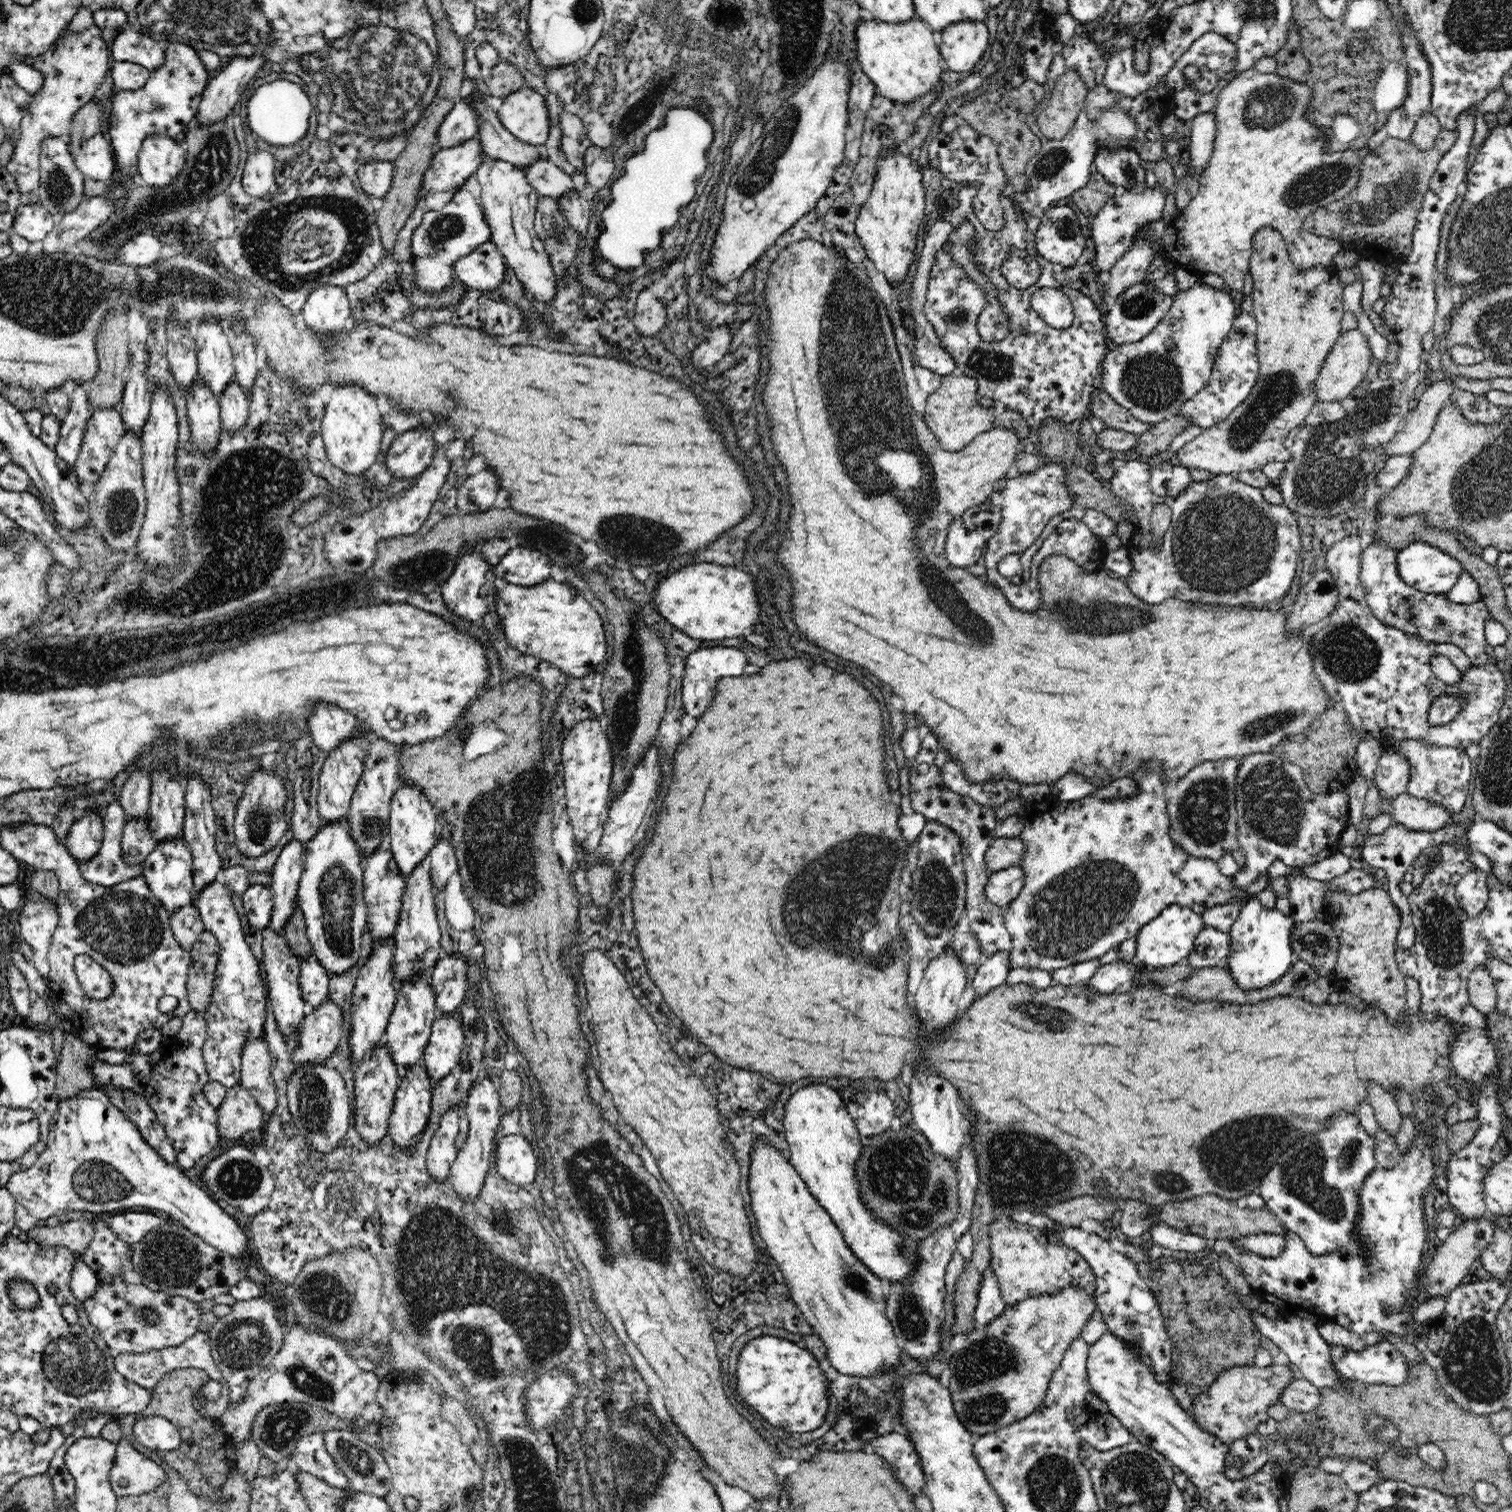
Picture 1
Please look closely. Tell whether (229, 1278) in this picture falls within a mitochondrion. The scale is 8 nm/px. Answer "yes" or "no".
no

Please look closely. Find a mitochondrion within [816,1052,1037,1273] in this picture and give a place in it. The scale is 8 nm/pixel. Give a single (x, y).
(897, 1169)

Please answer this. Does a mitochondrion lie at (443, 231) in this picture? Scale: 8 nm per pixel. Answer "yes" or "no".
yes

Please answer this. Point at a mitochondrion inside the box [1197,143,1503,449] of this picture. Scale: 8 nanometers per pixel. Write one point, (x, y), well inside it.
(1318, 184)

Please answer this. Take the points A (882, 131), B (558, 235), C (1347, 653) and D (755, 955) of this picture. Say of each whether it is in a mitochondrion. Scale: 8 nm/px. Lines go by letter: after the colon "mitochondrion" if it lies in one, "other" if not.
A: other
B: other
C: mitochondrion
D: other

